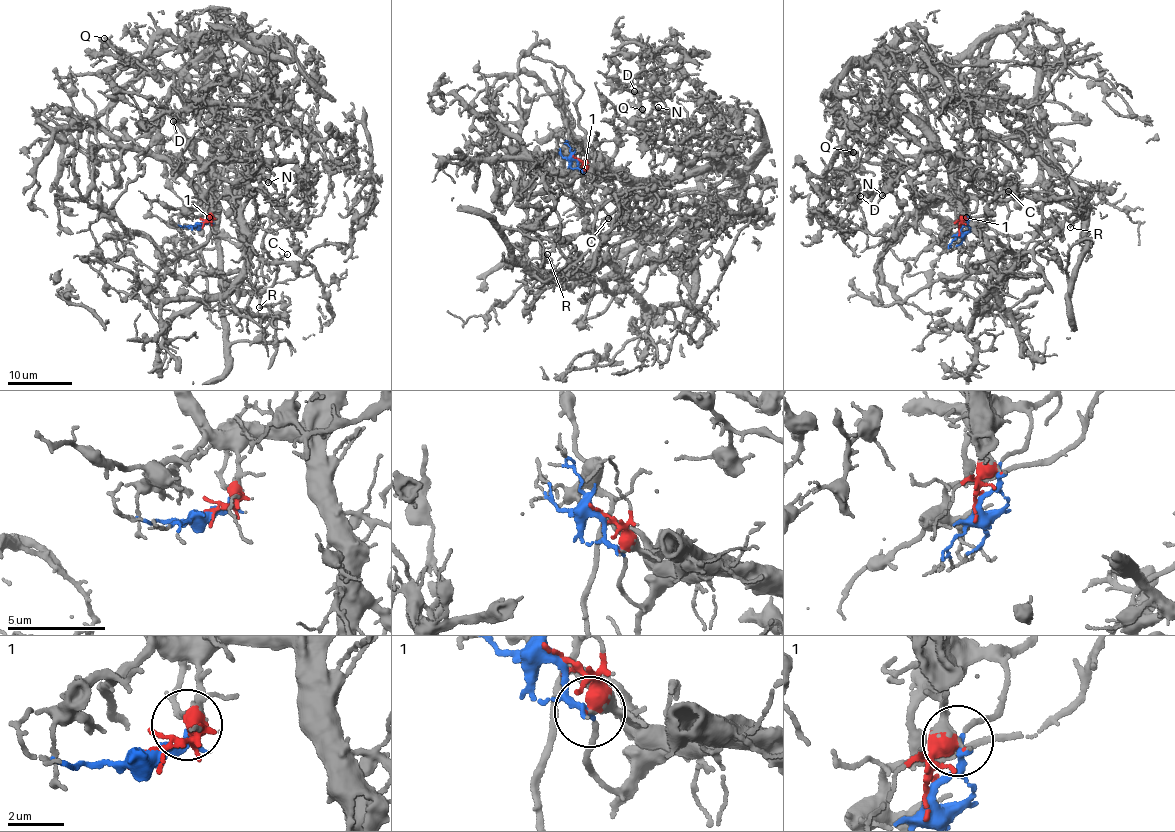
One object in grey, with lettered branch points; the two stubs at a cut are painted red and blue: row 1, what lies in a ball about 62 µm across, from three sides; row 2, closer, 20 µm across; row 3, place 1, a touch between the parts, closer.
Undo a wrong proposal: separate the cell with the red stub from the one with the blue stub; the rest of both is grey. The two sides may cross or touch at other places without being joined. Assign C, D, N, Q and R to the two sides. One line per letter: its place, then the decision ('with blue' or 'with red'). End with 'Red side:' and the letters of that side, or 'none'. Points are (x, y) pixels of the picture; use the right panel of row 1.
C: (1008, 191) | with blue
D: (860, 196) | with red
N: (882, 195) | with red
Q: (853, 152) | with red
R: (1070, 227) | with blue
Red side: D, N, Q

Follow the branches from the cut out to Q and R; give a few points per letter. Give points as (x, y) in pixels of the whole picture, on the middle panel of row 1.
Q: (572, 159), (604, 178), (647, 186), (712, 167), (740, 173), (737, 183), (710, 194), (642, 125), (642, 109)
R: (572, 159), (584, 172), (592, 206), (625, 226), (613, 257), (561, 278), (534, 275), (553, 278), (546, 254)

